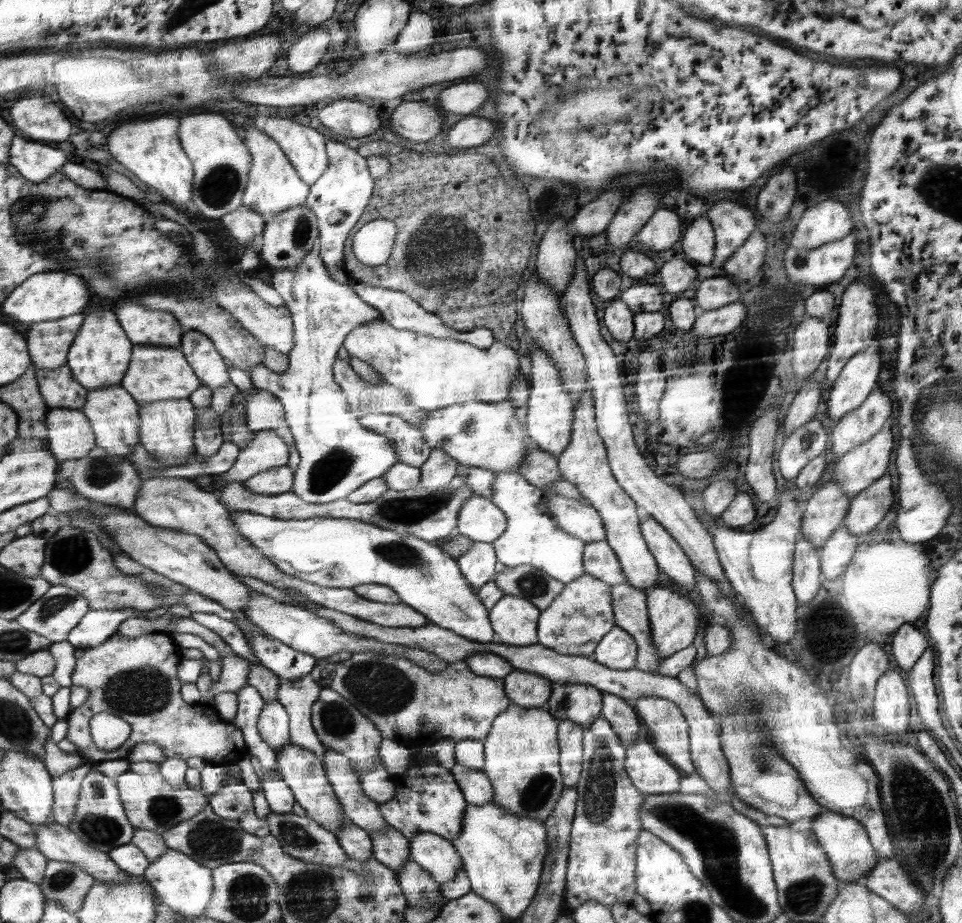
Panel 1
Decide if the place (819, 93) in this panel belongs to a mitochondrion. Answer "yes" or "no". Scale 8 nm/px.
no

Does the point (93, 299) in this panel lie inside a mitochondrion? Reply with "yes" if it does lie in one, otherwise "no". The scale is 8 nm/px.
no

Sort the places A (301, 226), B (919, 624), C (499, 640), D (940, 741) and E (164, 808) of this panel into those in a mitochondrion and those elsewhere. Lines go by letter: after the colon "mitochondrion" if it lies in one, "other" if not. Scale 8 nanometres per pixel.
A: mitochondrion
B: other
C: other
D: other
E: mitochondrion

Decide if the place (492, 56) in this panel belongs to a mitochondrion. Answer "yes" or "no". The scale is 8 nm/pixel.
no

